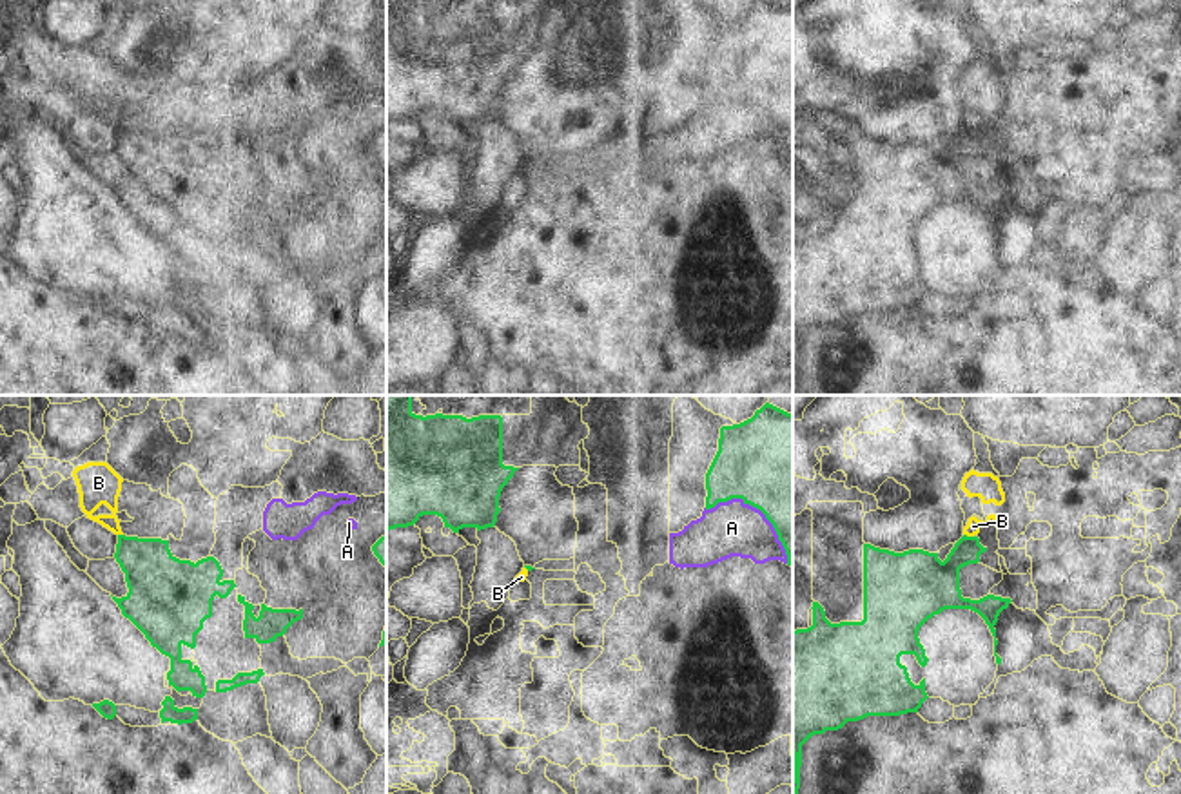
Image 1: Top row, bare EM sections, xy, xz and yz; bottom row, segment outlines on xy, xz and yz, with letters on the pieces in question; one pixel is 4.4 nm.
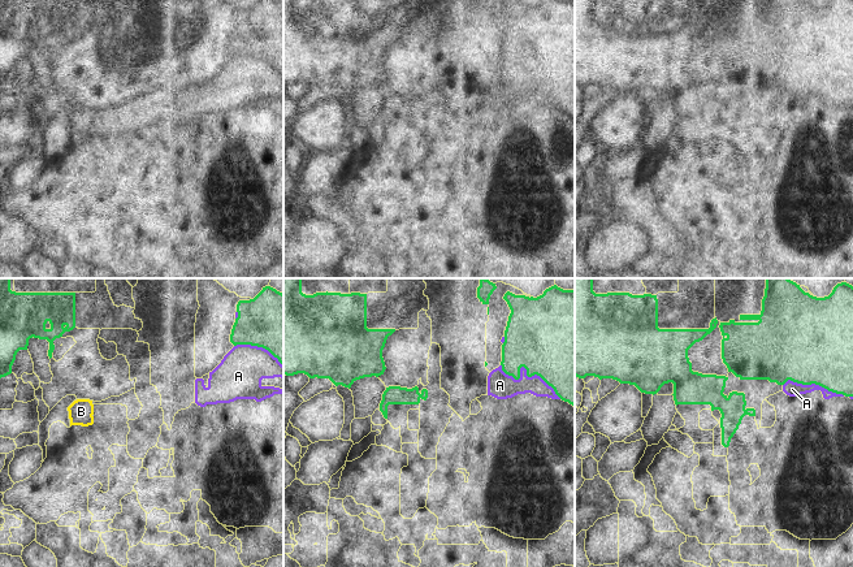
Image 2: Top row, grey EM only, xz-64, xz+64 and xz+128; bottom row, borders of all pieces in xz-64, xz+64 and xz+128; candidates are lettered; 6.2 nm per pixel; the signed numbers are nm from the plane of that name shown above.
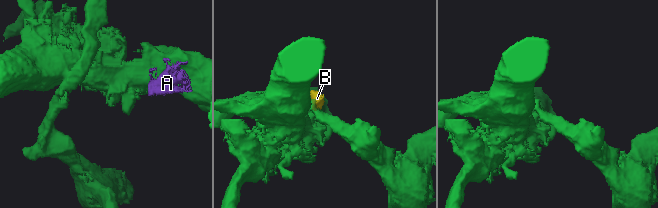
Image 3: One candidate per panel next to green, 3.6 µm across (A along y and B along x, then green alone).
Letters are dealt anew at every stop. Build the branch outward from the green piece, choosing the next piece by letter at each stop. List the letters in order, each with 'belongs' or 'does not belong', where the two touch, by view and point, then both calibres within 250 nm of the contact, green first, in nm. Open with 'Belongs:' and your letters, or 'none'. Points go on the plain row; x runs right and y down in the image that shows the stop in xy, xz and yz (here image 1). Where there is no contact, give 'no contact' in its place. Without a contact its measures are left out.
Belongs: none
A: does not belong; contact xz (759, 102); calibres 460 and 240 nm
B: does not belong; contact yz (969, 131); calibres 200 and 70 nm

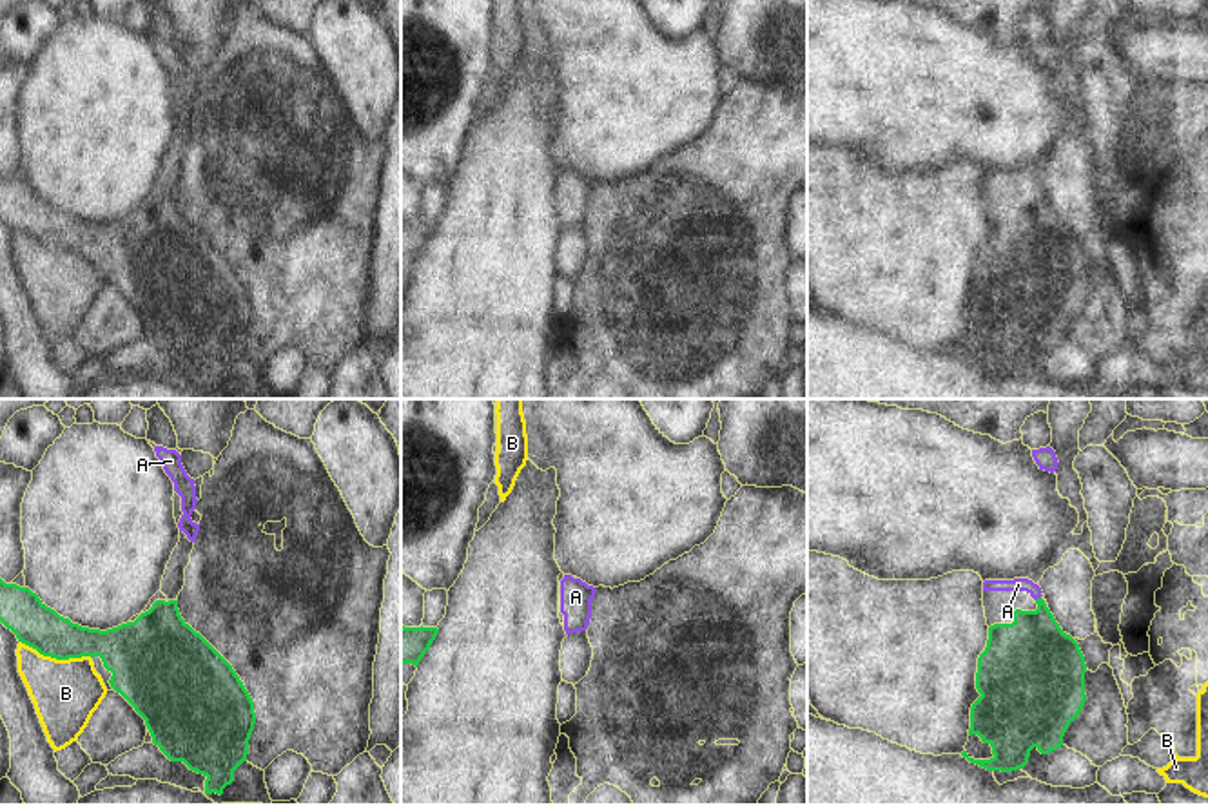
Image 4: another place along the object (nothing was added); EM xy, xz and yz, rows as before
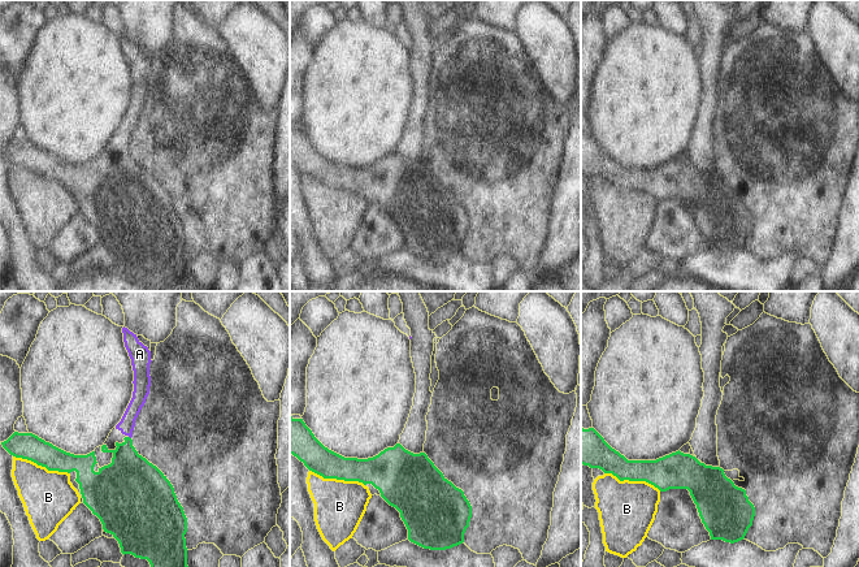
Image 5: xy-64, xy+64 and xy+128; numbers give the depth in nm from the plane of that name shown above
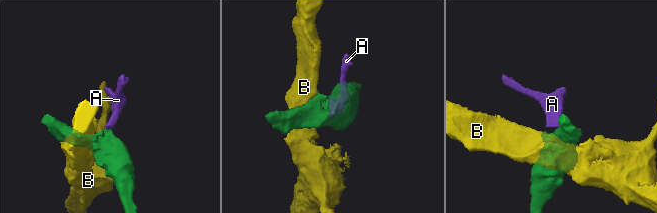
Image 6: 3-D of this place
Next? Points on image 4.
Belongs: A
A: belongs; contact yz (1038, 193); calibres 340 and 60 nm
B: does not belong; contact xy (57, 252); calibres 200 and 300 nm

